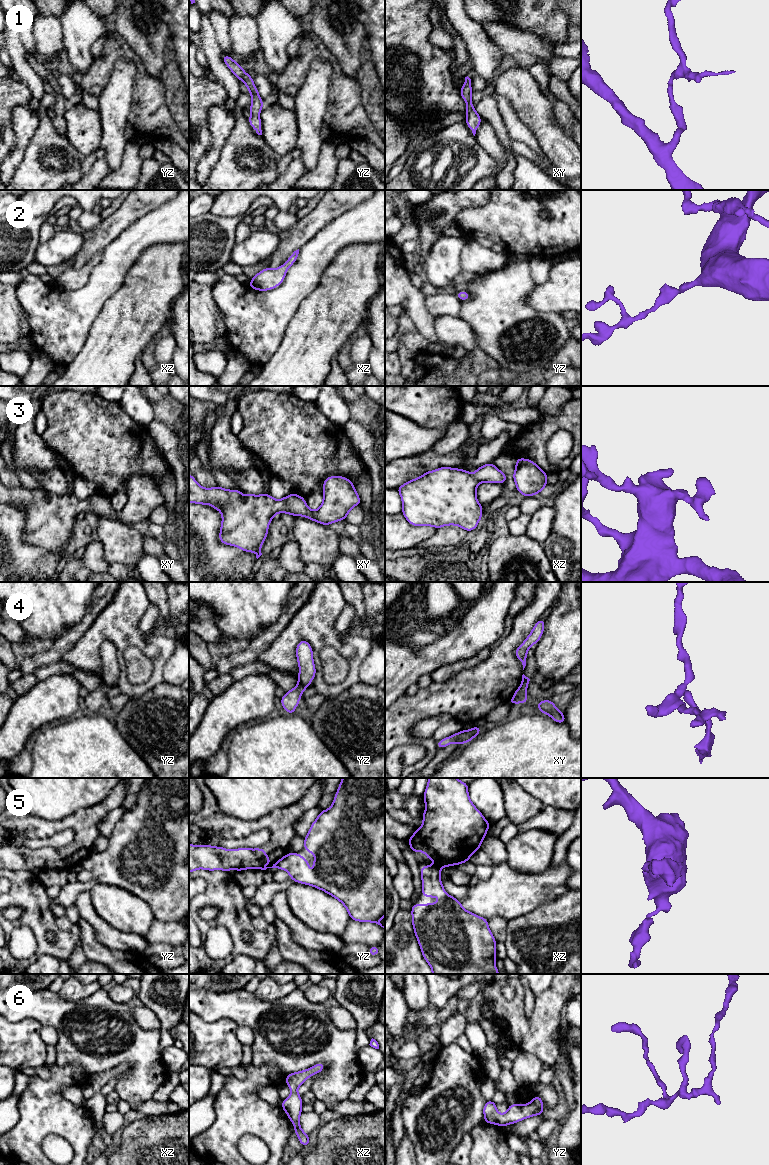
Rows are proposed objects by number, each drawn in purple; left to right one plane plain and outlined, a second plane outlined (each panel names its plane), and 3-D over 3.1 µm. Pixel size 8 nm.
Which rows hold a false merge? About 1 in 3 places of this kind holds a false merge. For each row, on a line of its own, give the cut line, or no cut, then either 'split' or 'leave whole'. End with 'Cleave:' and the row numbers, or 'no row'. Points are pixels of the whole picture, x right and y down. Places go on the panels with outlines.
1: no cut | leave whole
2: no cut | leave whole
3: no cut | leave whole
4: no cut | leave whole
5: xz (431, 865), (439, 870) | split
6: no cut | leave whole
Cleave: 5

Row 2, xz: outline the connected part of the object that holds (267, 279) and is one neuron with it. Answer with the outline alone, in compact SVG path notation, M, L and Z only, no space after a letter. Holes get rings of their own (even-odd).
M299 249L294 251L289 259L276 269L264 268L250 281L249 288L260 291L267 291L278 287L285 278L286 272L297 260Z

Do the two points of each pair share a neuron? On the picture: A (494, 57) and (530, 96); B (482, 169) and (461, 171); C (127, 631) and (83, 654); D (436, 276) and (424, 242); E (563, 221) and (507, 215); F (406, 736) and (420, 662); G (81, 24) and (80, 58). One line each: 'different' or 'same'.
A: same
B: same
C: same
D: different
E: same
F: different
G: same

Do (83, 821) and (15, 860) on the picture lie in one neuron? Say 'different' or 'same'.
same

